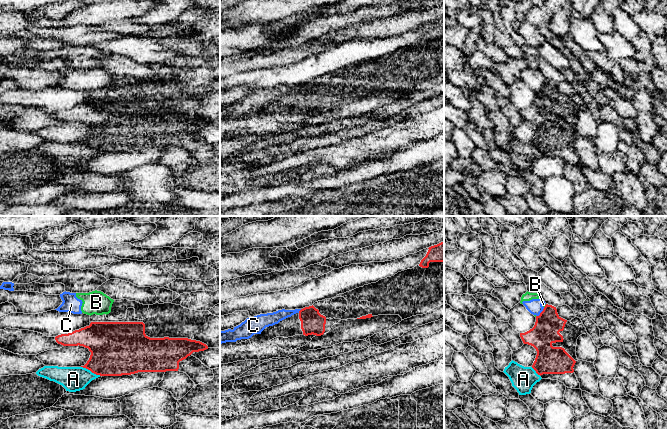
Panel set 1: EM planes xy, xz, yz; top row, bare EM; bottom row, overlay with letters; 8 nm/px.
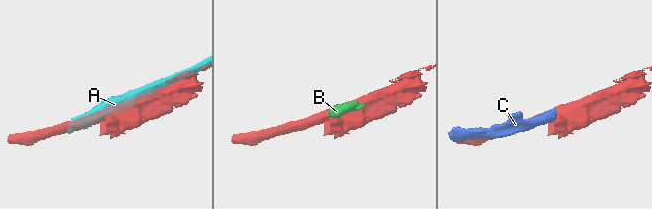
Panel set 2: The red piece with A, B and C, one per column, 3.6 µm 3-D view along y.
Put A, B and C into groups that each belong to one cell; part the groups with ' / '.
A / B C

